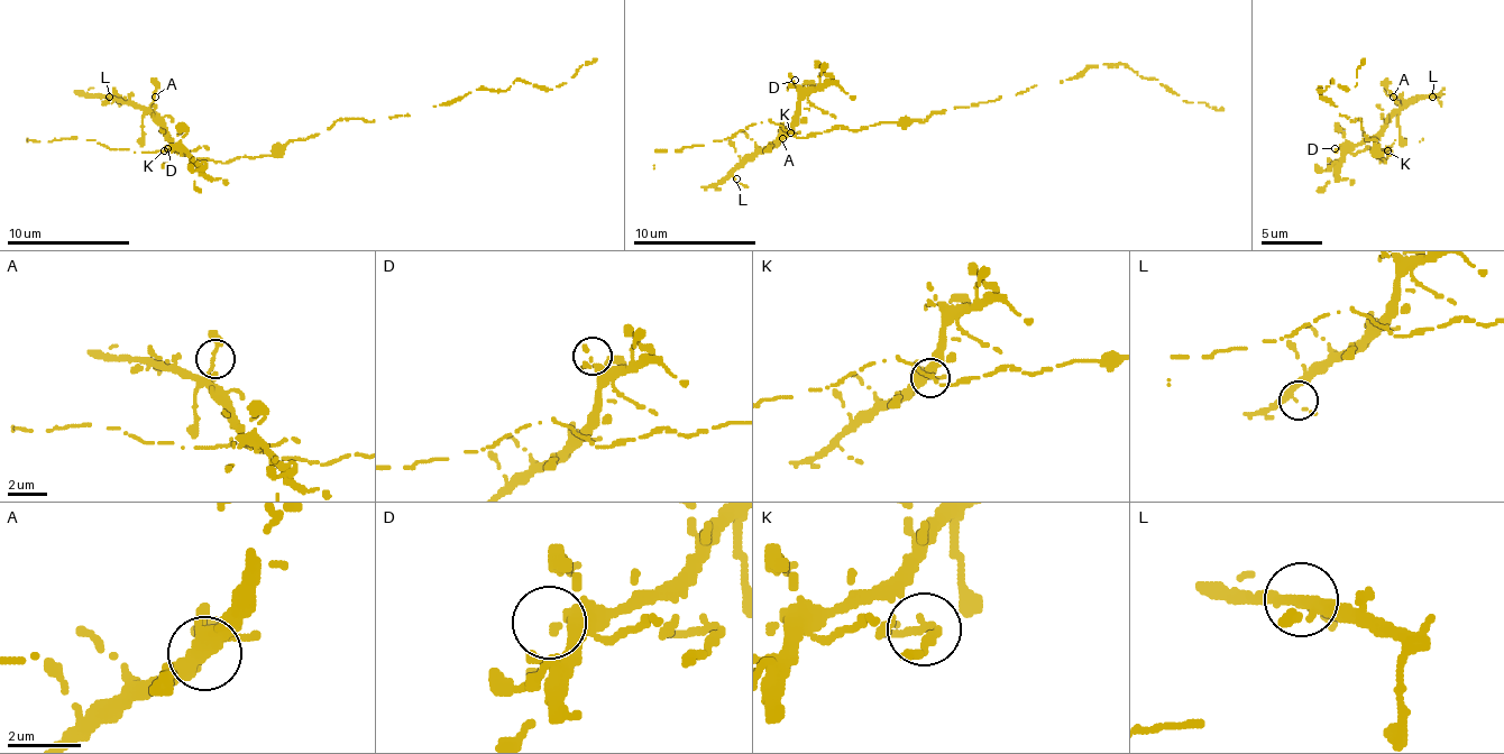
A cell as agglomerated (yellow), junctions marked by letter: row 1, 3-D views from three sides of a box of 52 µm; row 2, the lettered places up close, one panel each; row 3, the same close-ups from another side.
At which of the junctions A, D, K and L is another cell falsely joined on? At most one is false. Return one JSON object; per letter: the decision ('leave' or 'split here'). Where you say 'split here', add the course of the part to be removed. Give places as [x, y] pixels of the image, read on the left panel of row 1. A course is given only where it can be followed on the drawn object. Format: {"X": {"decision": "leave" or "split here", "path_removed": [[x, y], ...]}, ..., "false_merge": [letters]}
{"A": {"decision": "leave"}, "D": {"decision": "leave"}, "K": {"decision": "split here"}, "L": {"decision": "leave"}, "false_merge": ["K"]}

